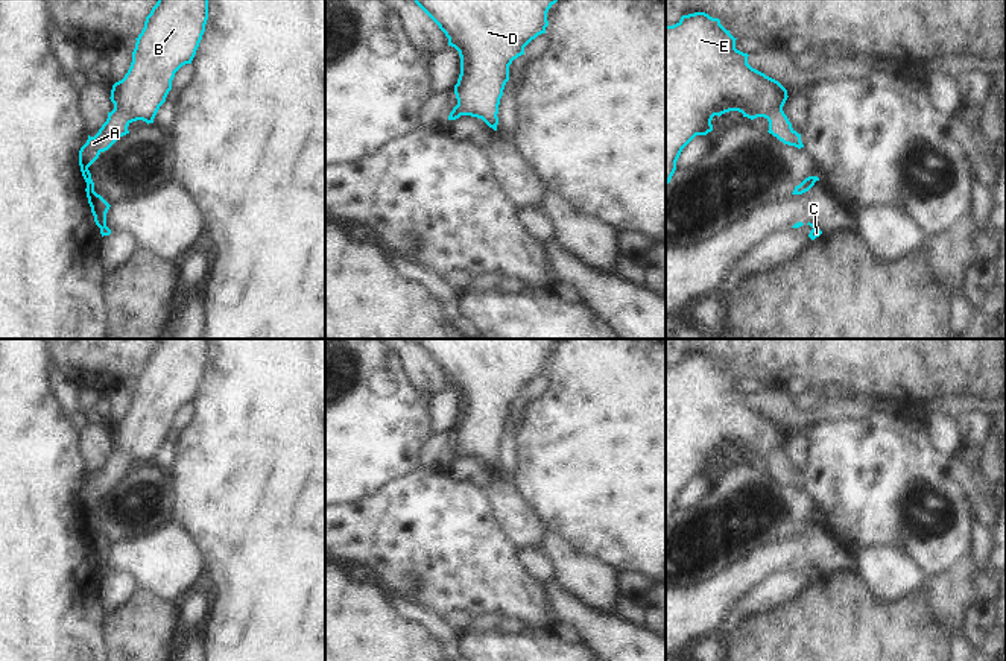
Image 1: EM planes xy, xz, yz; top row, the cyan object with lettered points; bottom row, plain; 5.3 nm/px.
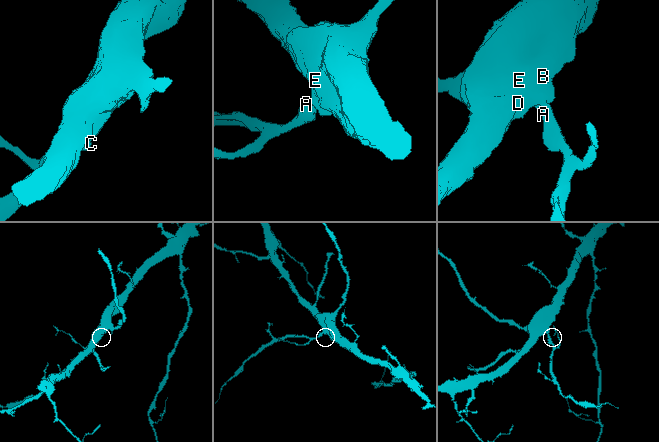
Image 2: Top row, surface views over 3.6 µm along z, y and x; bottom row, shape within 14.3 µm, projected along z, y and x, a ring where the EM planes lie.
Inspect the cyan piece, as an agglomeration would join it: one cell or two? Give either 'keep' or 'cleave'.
keep

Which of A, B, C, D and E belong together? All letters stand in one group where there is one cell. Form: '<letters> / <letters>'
A B C D E

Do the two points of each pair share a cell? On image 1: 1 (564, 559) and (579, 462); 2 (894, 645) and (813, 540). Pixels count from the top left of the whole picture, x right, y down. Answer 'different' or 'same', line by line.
1: different
2: different

